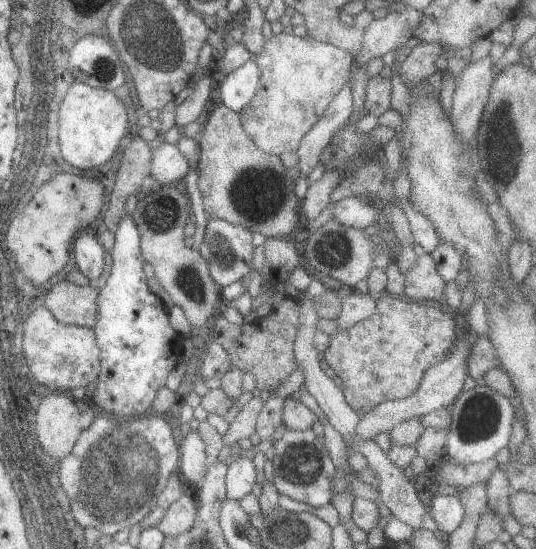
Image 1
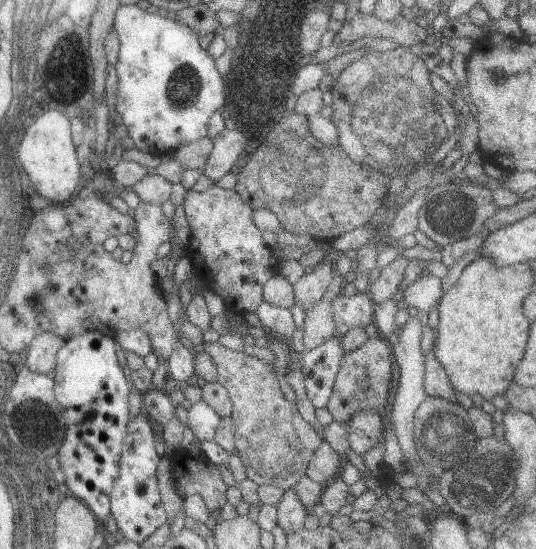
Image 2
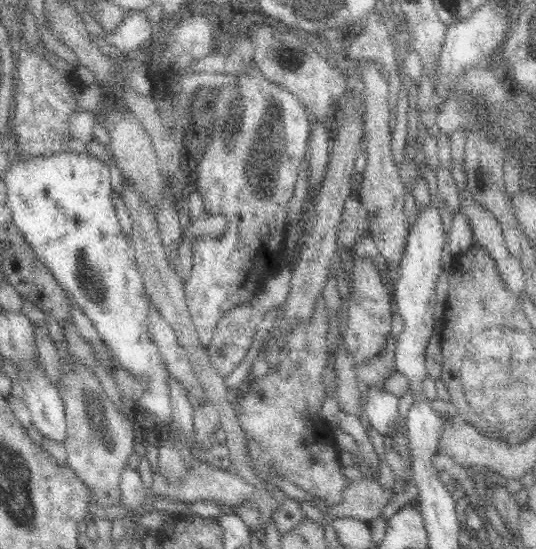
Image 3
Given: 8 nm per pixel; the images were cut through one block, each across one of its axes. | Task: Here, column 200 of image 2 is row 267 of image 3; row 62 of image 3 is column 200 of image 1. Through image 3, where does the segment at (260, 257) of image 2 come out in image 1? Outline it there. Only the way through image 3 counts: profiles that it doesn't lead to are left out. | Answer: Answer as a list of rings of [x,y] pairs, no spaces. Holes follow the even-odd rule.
[[[206,218],[204,235],[198,253],[207,263],[209,276],[219,289],[245,279],[249,270],[252,269],[250,260],[255,246],[251,244],[251,237],[252,232],[248,228],[218,218]]]

